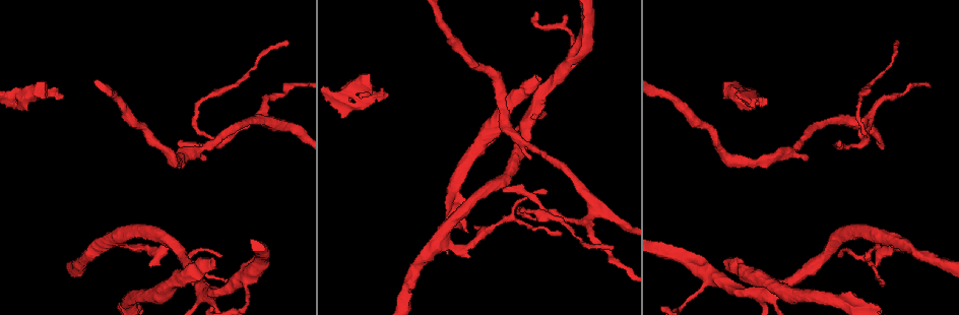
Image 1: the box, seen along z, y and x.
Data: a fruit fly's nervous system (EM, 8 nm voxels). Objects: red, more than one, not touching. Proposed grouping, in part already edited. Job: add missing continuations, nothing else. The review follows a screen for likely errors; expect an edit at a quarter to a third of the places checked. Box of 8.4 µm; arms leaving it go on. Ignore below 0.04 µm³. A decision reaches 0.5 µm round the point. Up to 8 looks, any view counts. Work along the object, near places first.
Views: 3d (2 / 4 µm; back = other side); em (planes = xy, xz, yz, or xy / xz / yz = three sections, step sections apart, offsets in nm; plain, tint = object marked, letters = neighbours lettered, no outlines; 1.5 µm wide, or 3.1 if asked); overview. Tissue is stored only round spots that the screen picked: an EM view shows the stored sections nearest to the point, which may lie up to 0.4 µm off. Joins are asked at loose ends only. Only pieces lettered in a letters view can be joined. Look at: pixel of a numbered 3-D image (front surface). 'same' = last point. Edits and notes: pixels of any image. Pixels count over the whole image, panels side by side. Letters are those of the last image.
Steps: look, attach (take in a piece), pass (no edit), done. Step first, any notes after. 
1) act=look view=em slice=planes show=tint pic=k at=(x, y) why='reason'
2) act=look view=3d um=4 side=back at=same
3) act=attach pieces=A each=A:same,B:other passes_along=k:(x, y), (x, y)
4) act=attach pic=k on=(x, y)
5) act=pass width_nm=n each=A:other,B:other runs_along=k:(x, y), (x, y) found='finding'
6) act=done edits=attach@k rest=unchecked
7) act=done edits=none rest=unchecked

act=look view=em slice=xz step=8 show=letters pic=1 at=(289, 44) why='end of a long branch'

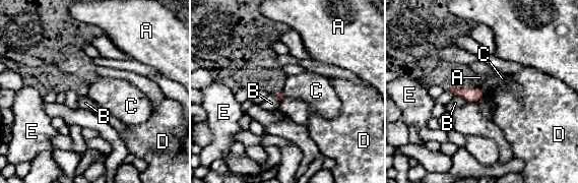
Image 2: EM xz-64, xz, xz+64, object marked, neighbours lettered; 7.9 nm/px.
act=look view=em slice=planes show=letters at=same why='another direction'

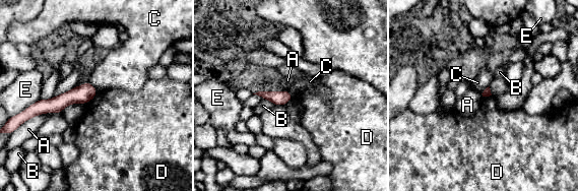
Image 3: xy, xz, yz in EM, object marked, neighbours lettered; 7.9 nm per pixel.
act=pass each=A:other,B:other,C:other,D:other,E:other runs_along=3:(93, 90), (56, 105), (36, 107) found='no lettered piece goes on from it'

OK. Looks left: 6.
act=look view=em slice=yz step=4 show=tint pic=1 at=(560, 232) why='tapers out'

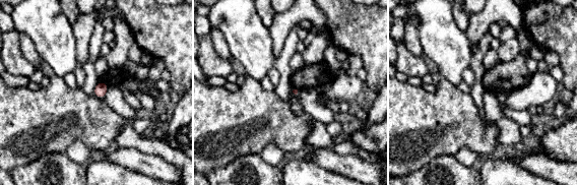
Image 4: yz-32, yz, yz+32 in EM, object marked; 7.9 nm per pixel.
act=look view=em slice=planes show=letters at=same

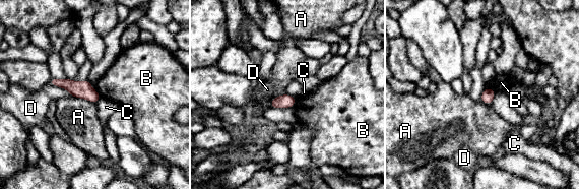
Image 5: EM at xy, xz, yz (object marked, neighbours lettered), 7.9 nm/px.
act=pass each=A:other,B:other,C:other,D:other found='no lettered piece goes on from it'

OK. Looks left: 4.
act=look view=em slice=planes show=letters pic=1 at=(60, 98) why='branch stops here'

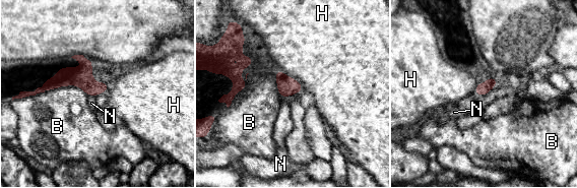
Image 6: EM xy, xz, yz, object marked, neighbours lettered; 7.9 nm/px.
act=pass each=B:other,H:other,N:other border=6:(88, 95), (94, 97) found='no lettered piece goes on from it'

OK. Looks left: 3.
act=done edits=none rest=unchecked

